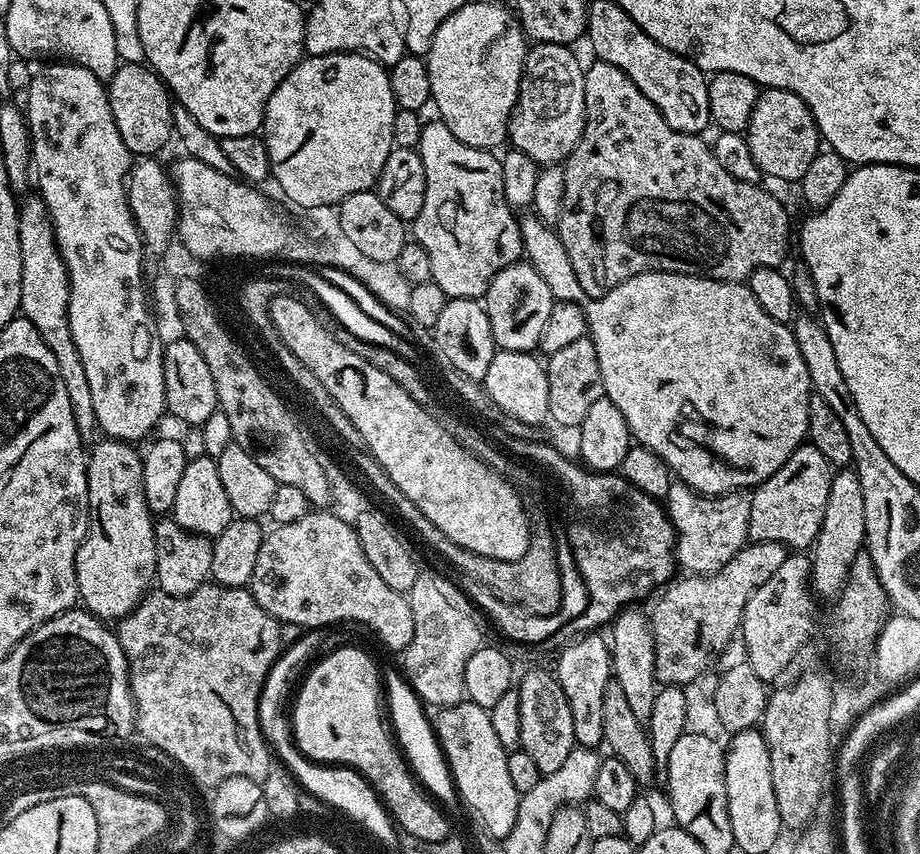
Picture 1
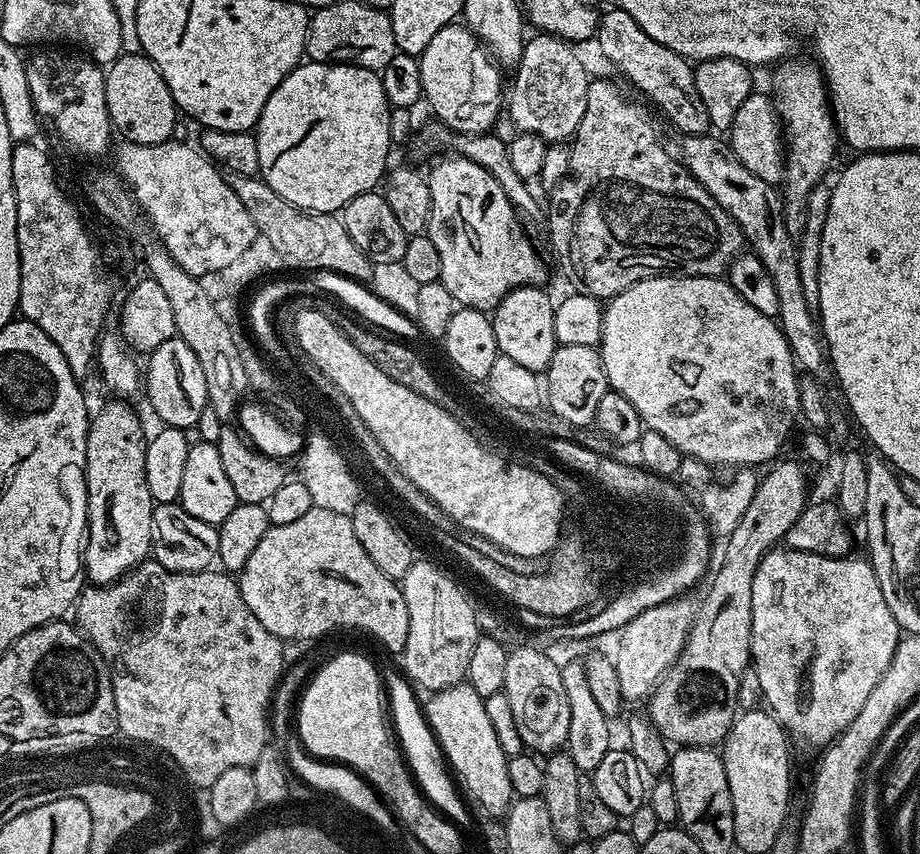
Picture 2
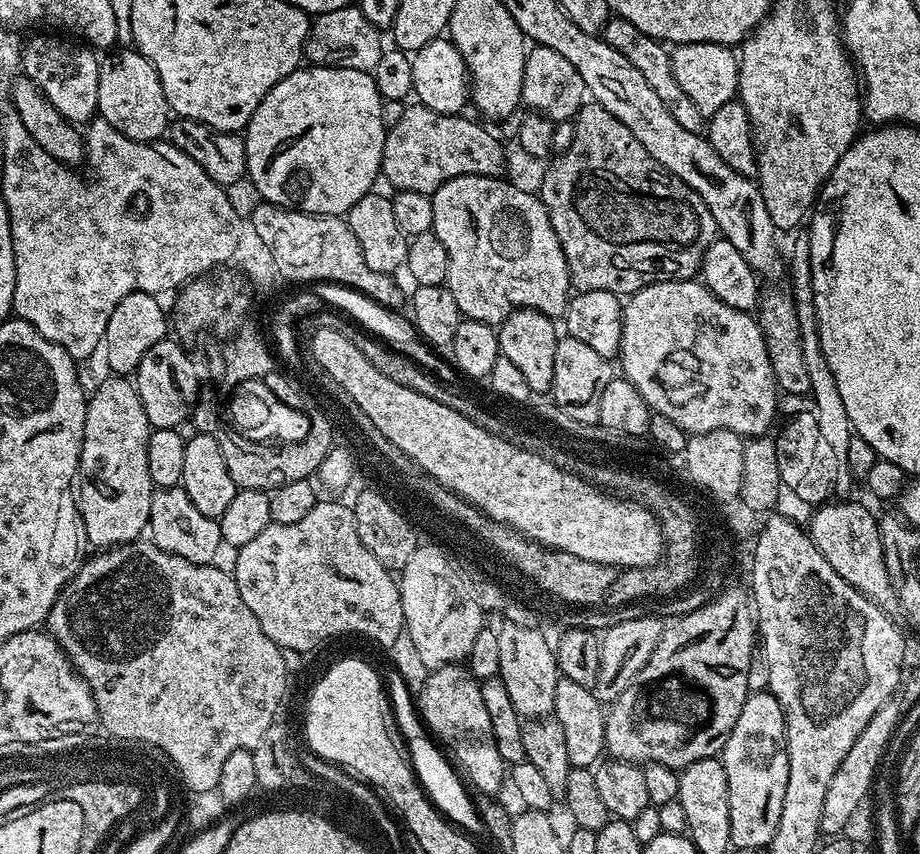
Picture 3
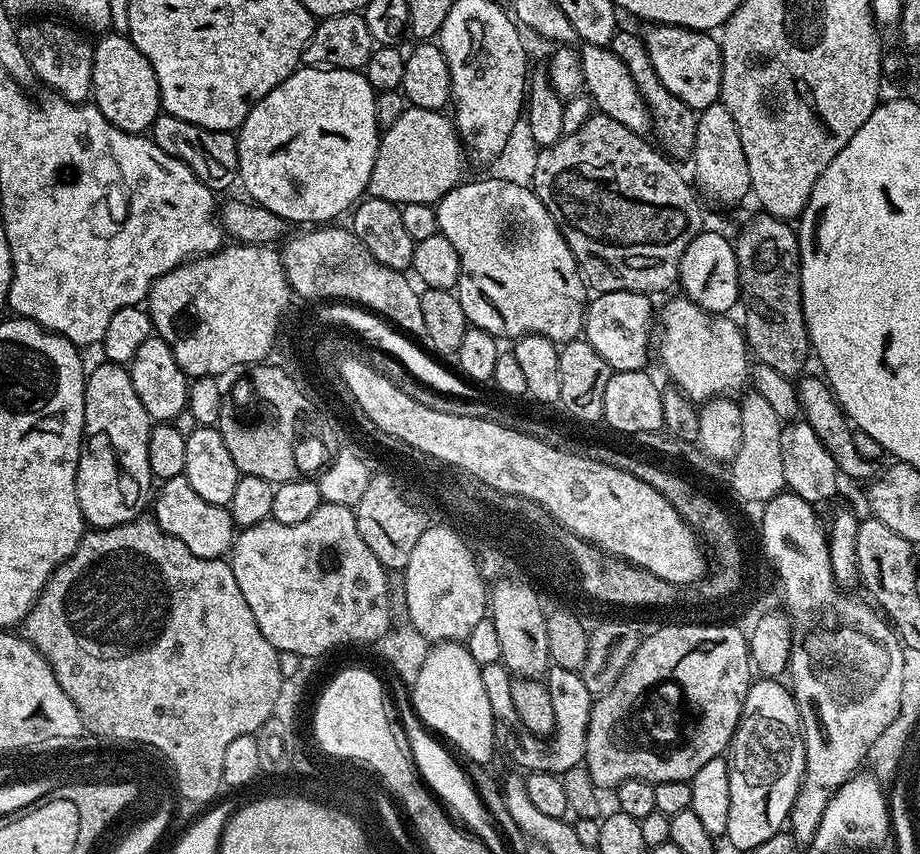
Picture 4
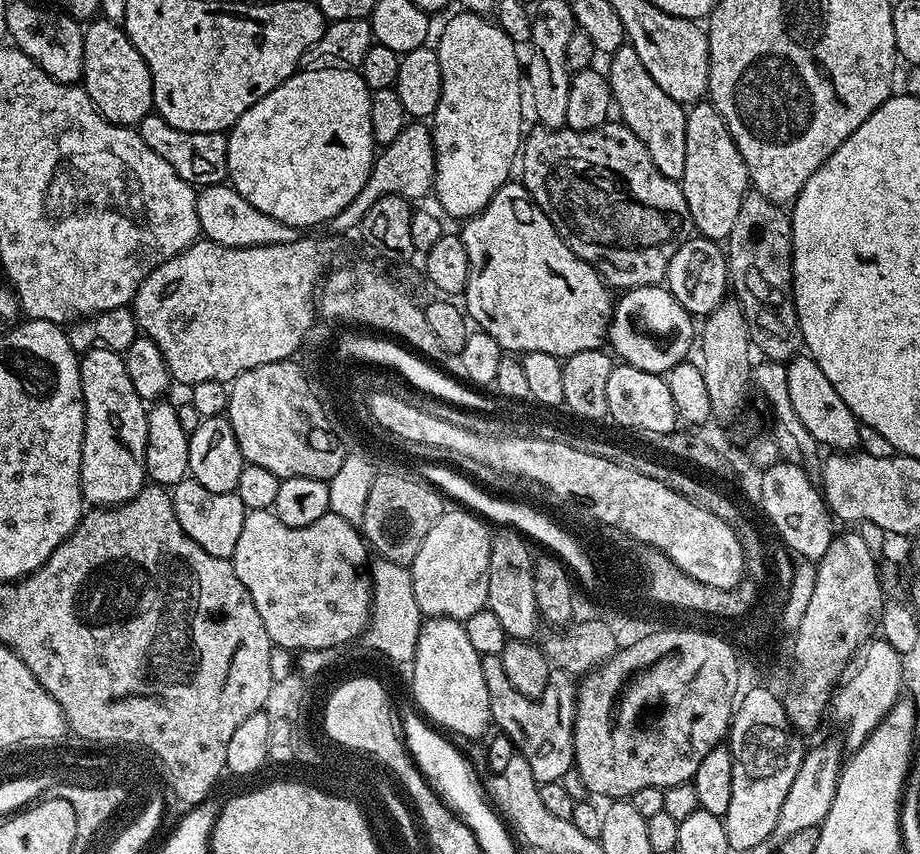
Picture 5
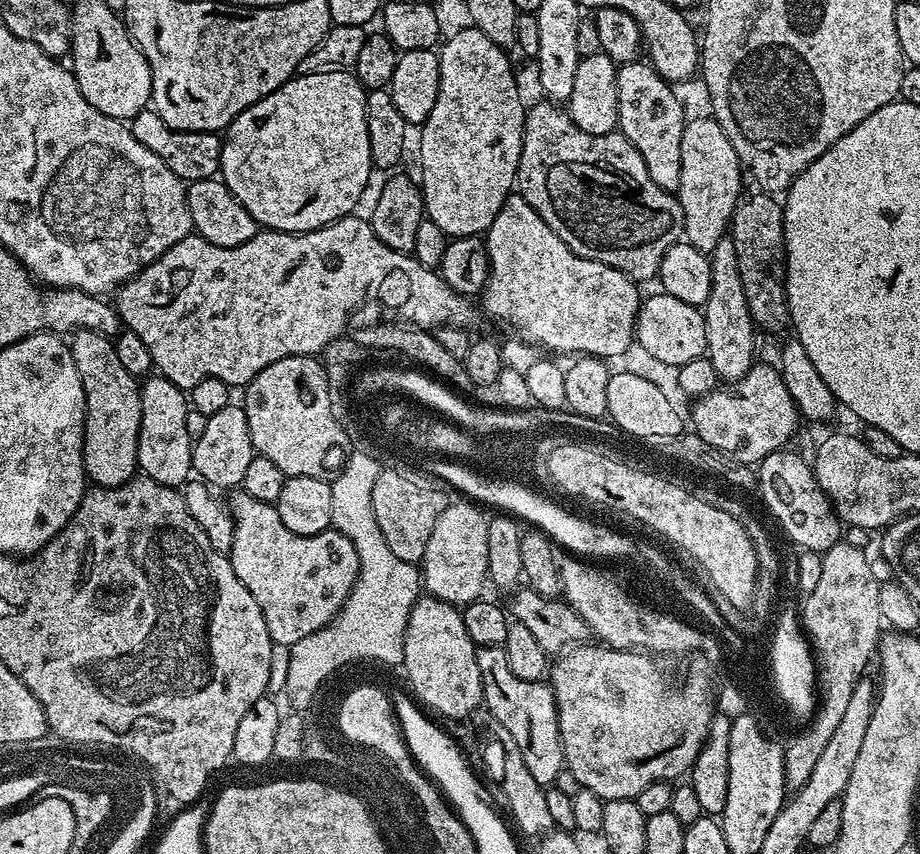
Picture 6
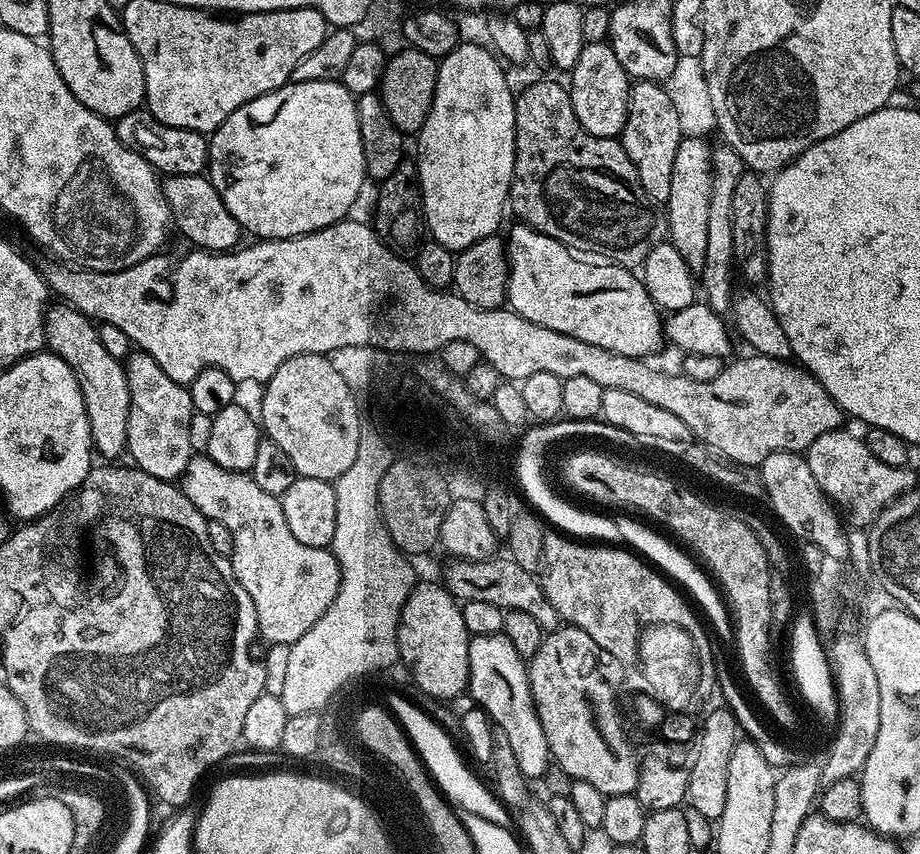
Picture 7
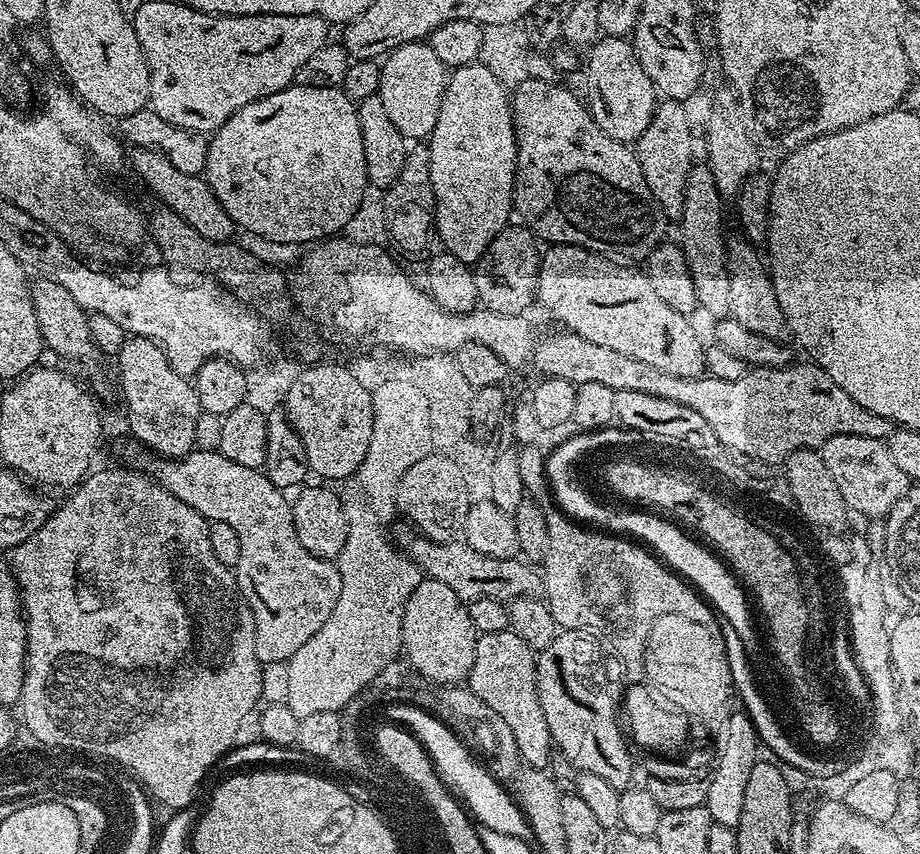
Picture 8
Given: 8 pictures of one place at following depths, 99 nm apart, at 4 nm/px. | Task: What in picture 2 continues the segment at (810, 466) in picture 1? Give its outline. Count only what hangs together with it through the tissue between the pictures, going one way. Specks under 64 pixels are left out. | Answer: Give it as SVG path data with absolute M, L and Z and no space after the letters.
M783 460L773 463L767 469L769 472L759 477L756 493L754 498L750 498L750 506L746 506L746 514L742 514L742 522L738 522L738 526L734 526L732 533L723 541L724 561L712 580L712 589L705 594L704 601L698 604L684 649L650 693L646 715L669 745L697 748L719 745L728 735L732 722L738 715L739 684L749 671L752 659L754 574L758 570L760 559L783 541L786 530L790 530L790 526L798 522L798 514L802 514L804 507L810 503L808 480L804 477L803 470L794 461Z

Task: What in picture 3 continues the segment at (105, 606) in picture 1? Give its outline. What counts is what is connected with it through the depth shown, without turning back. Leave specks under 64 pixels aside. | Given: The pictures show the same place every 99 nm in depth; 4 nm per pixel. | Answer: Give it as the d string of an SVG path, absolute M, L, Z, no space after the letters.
M115 374L107 377L96 389L91 389L87 397L88 409L86 410L86 422L84 423L84 441L80 451L80 471L78 473L78 503L80 505L80 517L86 530L86 538L93 549L103 550L105 548L116 548L120 544L131 544L133 540L141 539L148 528L148 519L150 518L150 502L154 485L150 478L150 466L146 466L146 446L148 445L148 433L150 425L146 418L146 410L142 410L142 398L138 398L138 390L131 379Z

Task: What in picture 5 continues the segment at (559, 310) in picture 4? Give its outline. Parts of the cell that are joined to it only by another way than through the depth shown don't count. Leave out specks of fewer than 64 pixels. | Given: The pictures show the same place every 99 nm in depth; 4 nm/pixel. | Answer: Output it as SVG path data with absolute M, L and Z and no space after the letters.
M523 183L503 184L487 206L478 215L467 217L463 224L464 229L459 229L458 235L466 246L470 270L462 293L462 304L469 321L479 331L494 338L508 354L541 352L567 358L582 350L601 347L612 322L613 289L593 265L578 259L570 246L566 246L550 218L546 218L534 203Z

